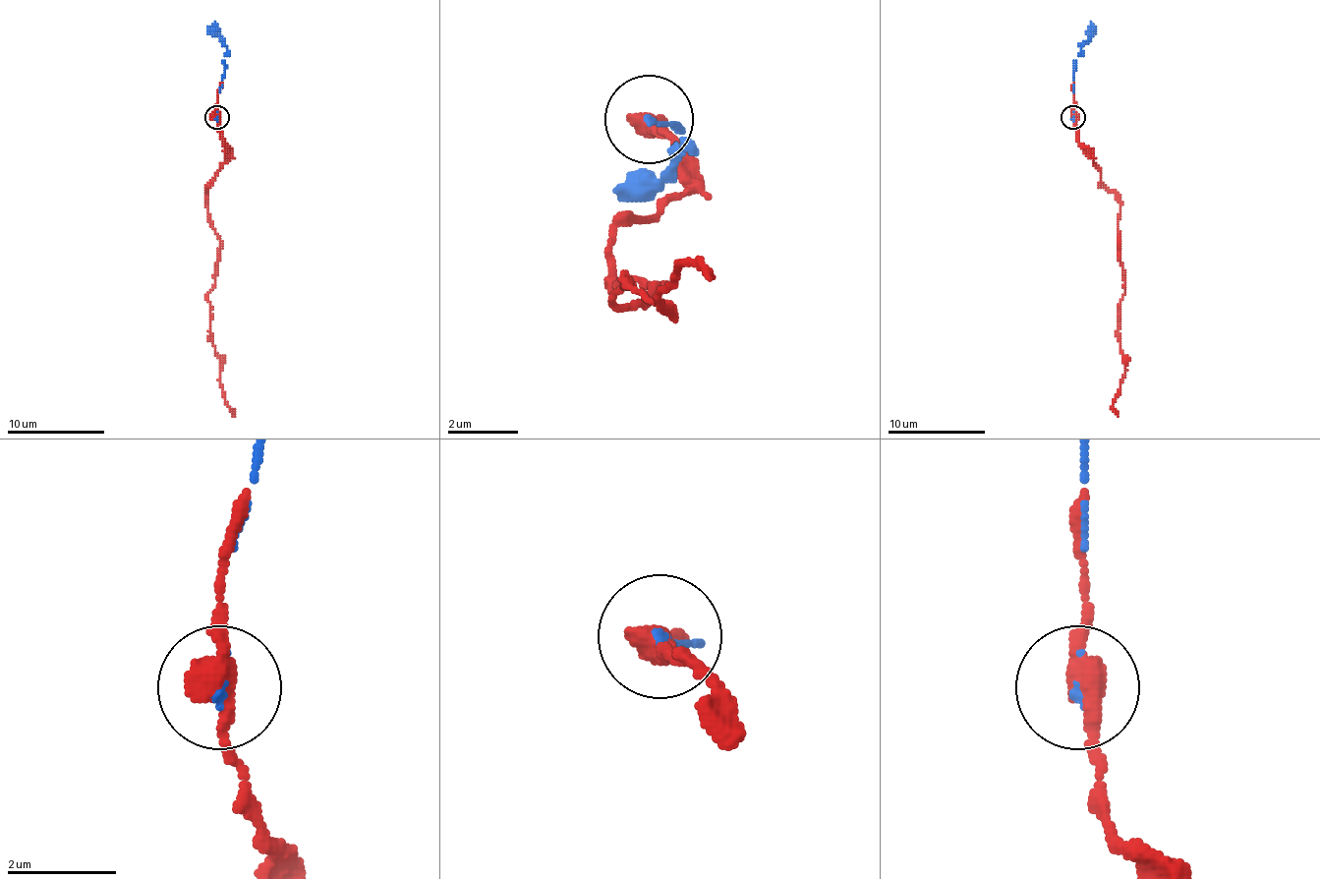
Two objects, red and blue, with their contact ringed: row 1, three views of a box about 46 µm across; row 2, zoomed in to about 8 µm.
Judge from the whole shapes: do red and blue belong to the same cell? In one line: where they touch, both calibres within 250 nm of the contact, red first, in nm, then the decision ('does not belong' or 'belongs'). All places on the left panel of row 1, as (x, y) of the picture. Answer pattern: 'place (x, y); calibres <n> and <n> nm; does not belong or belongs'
place (216, 117); calibres 440 and 80 nm; belongs

